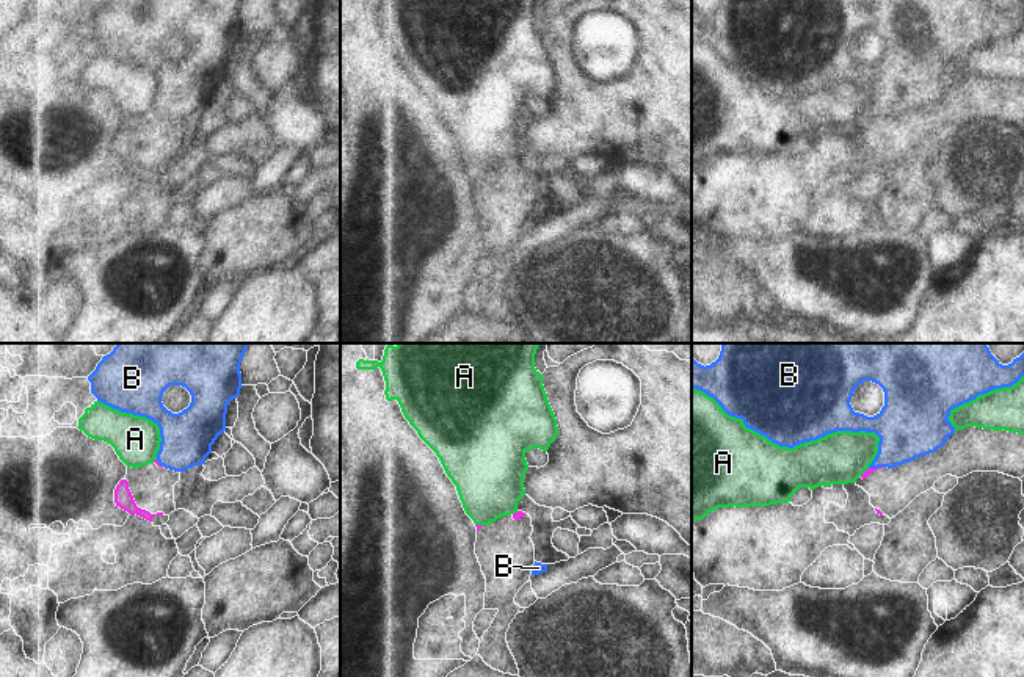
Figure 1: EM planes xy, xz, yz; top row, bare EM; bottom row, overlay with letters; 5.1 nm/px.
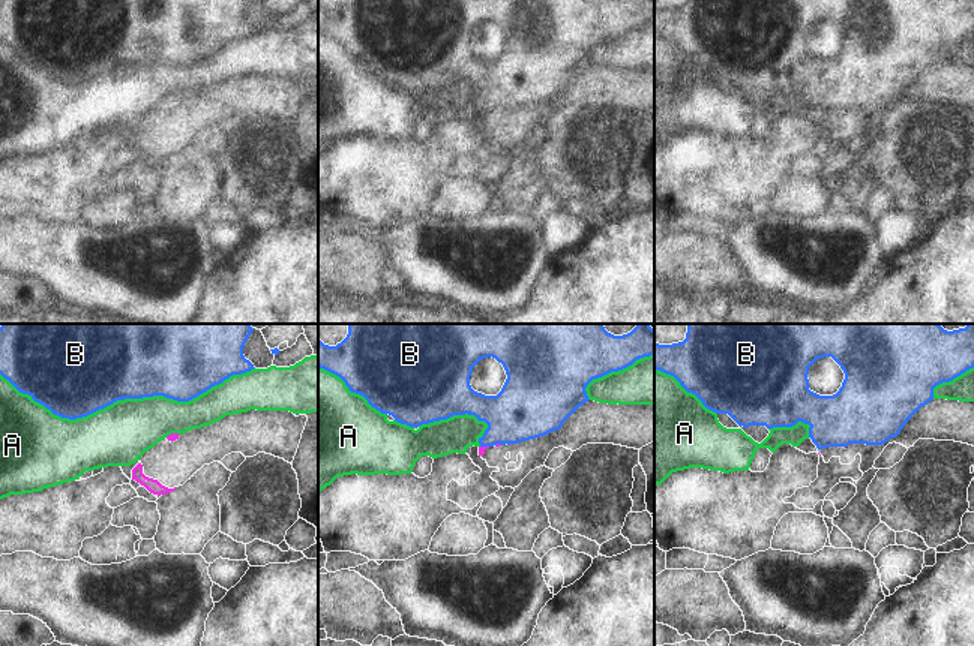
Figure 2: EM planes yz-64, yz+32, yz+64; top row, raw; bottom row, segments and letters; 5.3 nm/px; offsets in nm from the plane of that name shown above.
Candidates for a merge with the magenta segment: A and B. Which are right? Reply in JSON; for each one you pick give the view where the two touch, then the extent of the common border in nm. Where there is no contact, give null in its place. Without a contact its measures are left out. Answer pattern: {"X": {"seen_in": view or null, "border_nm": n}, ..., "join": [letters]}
{"join": []}

